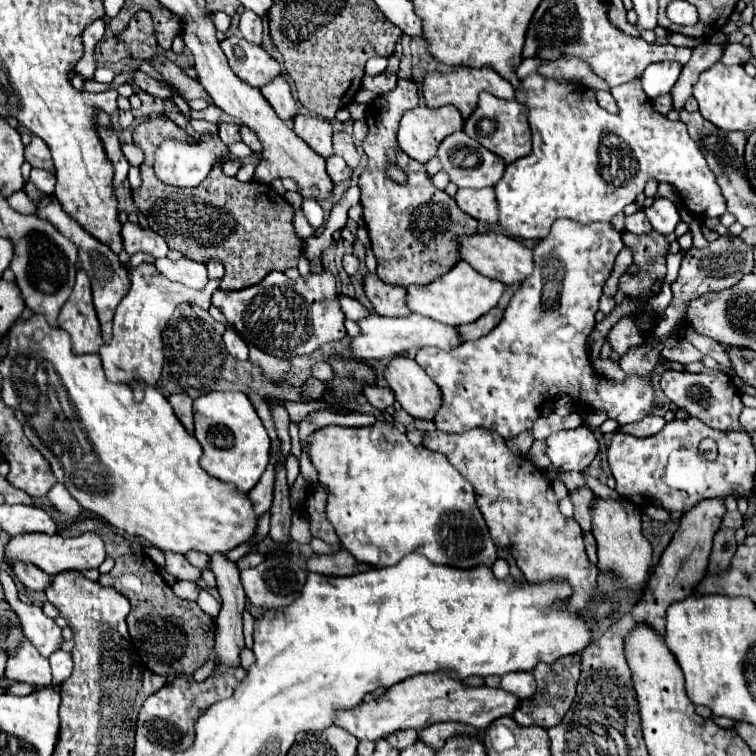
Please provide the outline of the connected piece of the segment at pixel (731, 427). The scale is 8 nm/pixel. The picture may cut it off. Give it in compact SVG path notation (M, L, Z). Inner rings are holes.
M702 369L700 373L682 373L682 371L666 370L660 379L660 388L664 395L676 403L680 409L688 411L690 417L700 419L702 423L718 429L718 431L740 431L740 413L744 409L740 391L732 383L732 377L718 369Z

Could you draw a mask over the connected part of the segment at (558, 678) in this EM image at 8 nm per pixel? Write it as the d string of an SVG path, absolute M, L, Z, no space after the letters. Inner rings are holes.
M566 655L562 659L558 659L556 663L552 665L546 665L546 663L538 663L532 673L536 675L536 693L524 701L518 703L516 711L512 713L514 721L518 725L538 725L538 727L544 727L544 729L550 729L554 725L558 725L564 717L564 713L568 711L568 707L572 705L572 699L574 699L574 691L576 691L576 683L578 683L578 677L580 677L580 655Z

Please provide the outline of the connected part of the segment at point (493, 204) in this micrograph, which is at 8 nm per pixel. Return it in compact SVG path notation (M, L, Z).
M492 187L486 189L458 189L456 193L458 207L470 217L486 223L498 221L498 201Z

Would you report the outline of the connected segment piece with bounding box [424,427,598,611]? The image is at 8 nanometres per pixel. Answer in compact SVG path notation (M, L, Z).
M482 427L460 435L442 431L426 433L424 447L442 453L462 473L462 477L468 479L474 487L476 505L480 507L494 543L510 551L526 581L542 583L566 579L574 589L574 595L568 599L570 611L582 611L592 603L598 591L598 567L586 557L582 529L574 519L560 513L558 499L540 469L526 463L526 459L522 463L522 459L506 447L506 441L498 433Z

